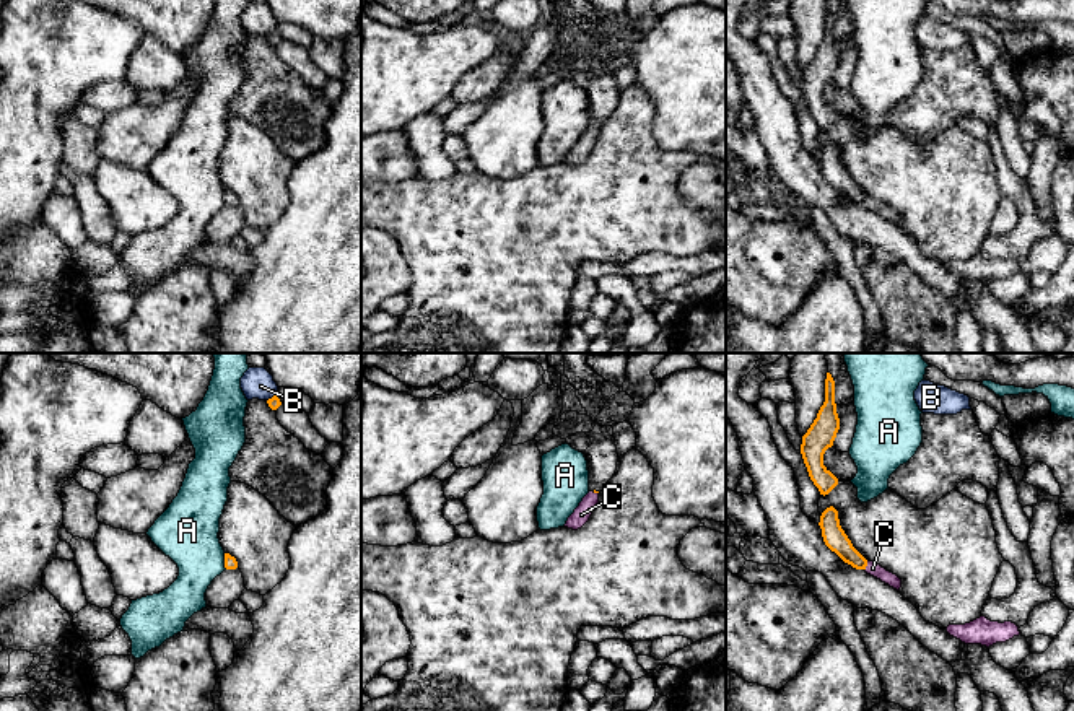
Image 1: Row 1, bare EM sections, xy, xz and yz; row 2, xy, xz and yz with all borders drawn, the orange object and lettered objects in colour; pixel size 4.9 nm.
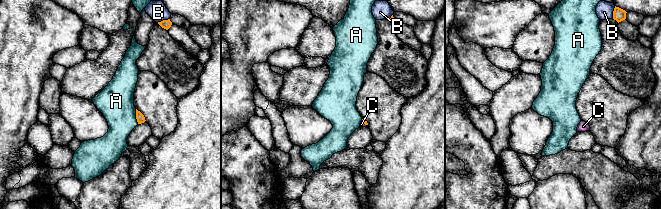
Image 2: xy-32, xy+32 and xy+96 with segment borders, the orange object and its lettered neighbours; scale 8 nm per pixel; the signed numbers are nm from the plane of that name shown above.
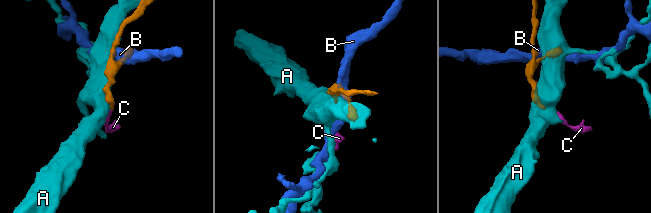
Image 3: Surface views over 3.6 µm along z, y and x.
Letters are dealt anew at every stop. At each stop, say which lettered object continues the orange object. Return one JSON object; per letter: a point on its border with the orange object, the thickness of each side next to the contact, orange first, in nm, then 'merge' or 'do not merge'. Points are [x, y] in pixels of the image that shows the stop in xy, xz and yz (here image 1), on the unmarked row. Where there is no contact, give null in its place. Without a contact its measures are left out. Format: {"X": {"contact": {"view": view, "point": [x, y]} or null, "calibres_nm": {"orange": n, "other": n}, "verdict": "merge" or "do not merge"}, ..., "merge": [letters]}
{"A": {"contact": {"view": "xy", "point": [225, 197]}, "calibres_nm": {"orange": 60, "other": 300}, "verdict": "do not merge"}, "B": {"contact": {"view": "xy", "point": [272, 33]}, "calibres_nm": {"orange": 60, "other": 160}, "verdict": "do not merge"}, "C": {"contact": {"view": "yz", "point": [866, 200]}, "calibres_nm": {"orange": 110, "other": 70}, "verdict": "merge"}, "merge": ["C"]}

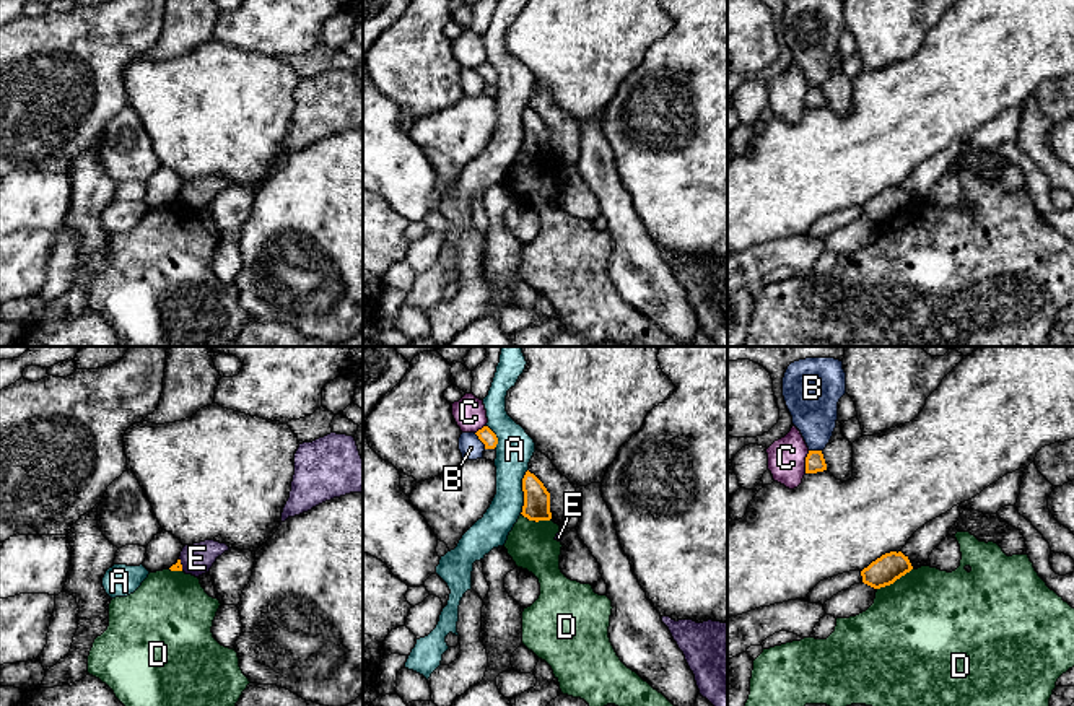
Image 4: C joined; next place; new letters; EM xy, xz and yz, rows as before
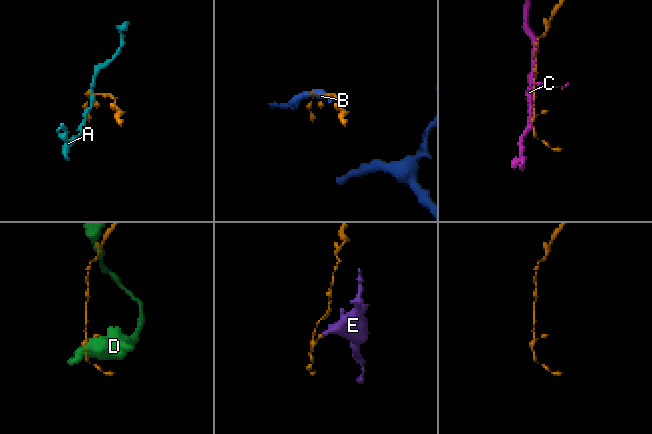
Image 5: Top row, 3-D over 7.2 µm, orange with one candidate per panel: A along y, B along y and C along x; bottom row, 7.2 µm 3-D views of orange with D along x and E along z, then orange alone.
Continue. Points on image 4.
{"A": {"contact": {"view": "xz", "point": [523, 126]}, "calibres_nm": {"orange": 130, "other": 190}, "verdict": "do not merge"}, "B": {"contact": {"view": "xz", "point": [480, 75]}, "calibres_nm": {"orange": 80, "other": 120}, "verdict": "do not merge"}, "C": {"contact": {"view": "yz", "point": [806, 98]}, "calibres_nm": {"orange": 100, "other": 190}, "verdict": "do not merge"}, "D": {"contact": {"view": "yz", "point": [894, 217]}, "calibres_nm": {"orange": 140, "other": 500}, "verdict": "do not merge"}, "E": {"contact": {"view": "xy", "point": [181, 200]}, "calibres_nm": {"orange": 50, "other": 150}, "verdict": "do not merge"}, "merge": []}

